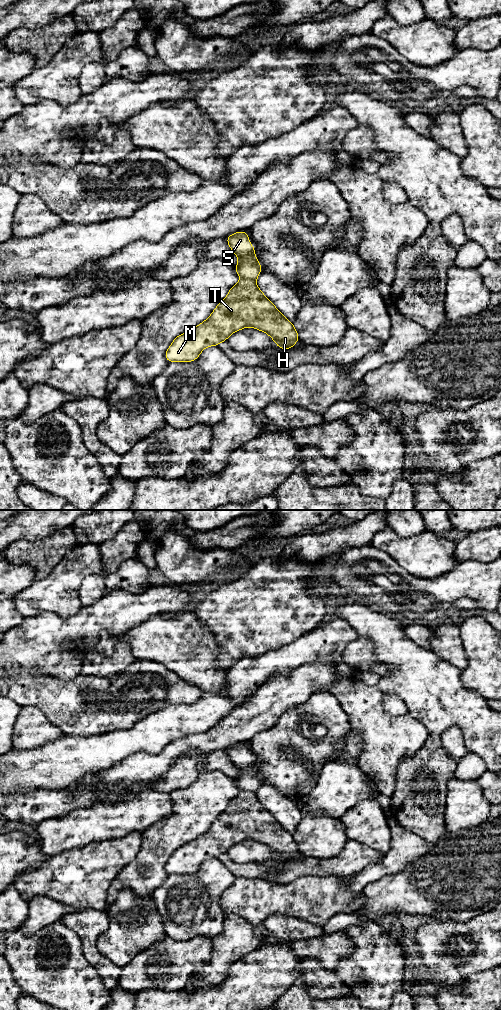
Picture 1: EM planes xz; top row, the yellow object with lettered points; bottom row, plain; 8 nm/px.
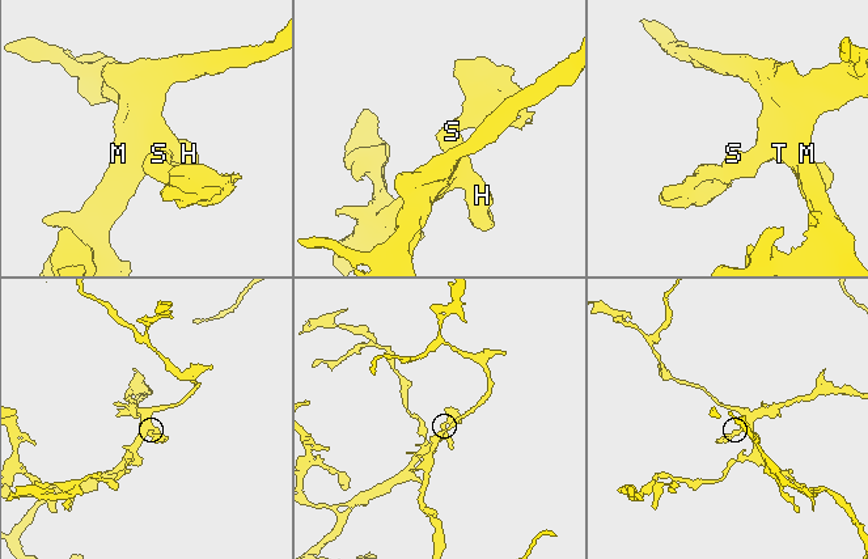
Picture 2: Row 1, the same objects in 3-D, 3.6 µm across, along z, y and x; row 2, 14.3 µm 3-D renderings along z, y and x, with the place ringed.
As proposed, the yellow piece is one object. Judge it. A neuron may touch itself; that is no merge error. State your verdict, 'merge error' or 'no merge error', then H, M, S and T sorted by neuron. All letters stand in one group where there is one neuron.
merge error; groups H M T / S

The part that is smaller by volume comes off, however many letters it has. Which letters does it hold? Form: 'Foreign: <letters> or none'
Foreign: S

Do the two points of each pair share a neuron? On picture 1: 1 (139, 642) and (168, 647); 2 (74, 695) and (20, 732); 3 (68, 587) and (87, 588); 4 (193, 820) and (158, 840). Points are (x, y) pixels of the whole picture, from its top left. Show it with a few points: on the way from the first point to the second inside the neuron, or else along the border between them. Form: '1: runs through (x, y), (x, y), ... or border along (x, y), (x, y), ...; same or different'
1: runs through (146, 642), (161, 642); same
2: border along (22, 706), (37, 707), (61, 731); different
3: border along (99, 574), (84, 578), (79, 589), (81, 605); different
4: runs through (184, 824), (167, 835); same

